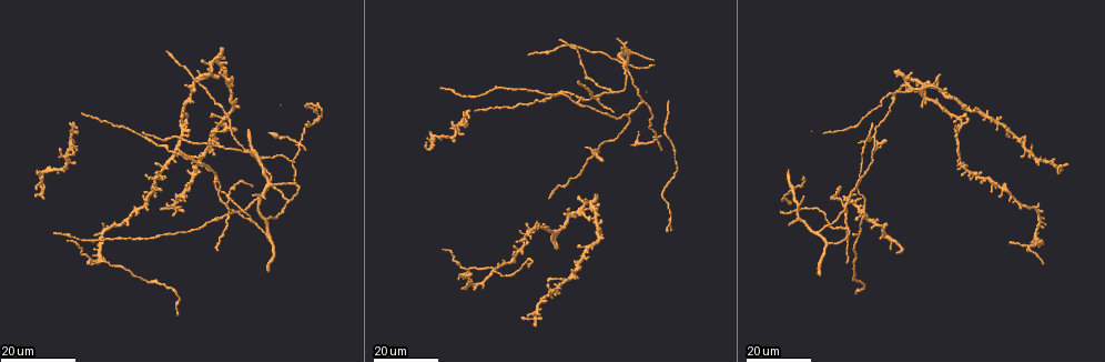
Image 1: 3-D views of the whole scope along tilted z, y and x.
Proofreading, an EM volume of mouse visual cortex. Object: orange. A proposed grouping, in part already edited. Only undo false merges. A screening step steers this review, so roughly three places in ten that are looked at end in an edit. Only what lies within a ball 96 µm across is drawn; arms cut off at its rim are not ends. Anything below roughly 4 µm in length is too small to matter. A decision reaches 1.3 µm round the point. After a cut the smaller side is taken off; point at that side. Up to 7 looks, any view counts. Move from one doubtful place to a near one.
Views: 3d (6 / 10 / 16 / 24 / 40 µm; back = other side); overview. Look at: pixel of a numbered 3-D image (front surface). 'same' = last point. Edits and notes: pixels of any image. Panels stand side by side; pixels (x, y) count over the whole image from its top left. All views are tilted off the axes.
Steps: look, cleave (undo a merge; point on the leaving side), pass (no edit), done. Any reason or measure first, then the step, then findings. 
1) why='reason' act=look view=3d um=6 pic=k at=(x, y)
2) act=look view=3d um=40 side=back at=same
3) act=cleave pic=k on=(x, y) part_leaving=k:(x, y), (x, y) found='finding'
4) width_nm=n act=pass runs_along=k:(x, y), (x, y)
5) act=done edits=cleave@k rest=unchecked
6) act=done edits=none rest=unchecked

why='branch point' act=look view=3d um=16 pic=1 at=(253, 221)

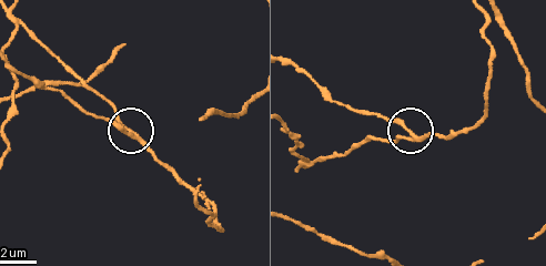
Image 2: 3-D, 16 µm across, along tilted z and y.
act=look view=3d um=10 pic=2 at=(133, 131)

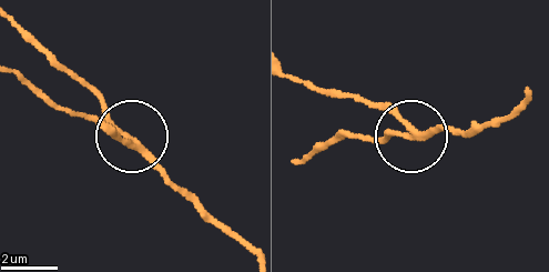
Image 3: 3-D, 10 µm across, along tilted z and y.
act=pass runs_along=3:(248, 248), (141, 148), (110, 138), (81, 114) found='one neuron here'

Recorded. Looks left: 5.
why='branch point' act=look view=3d um=16 pic=1 at=(229, 200)

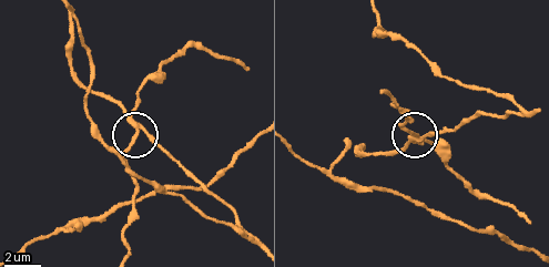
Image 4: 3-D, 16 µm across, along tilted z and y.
act=look view=3d um=10 pic=4 at=(135, 132)

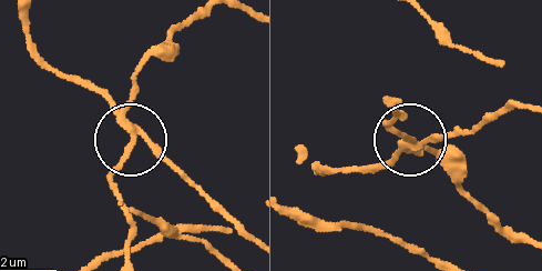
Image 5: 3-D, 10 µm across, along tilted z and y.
width_nm=200 act=cleave pic=5 on=(121, 164) part_leaving=5:(125, 123), (125, 154), (112, 189), (126, 223), (126, 259) found='a second neuron is stuck on'

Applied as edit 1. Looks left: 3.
why='three-way junction' act=look view=3d um=16 pic=1 at=(629, 115)

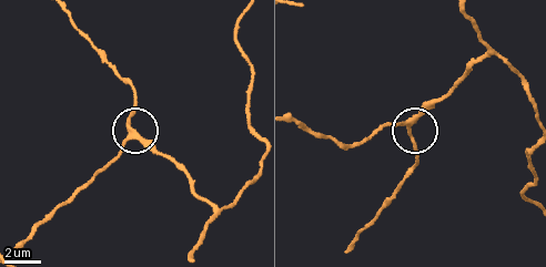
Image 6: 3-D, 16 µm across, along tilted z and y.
act=look view=3d um=10 pic=6 at=(133, 136)

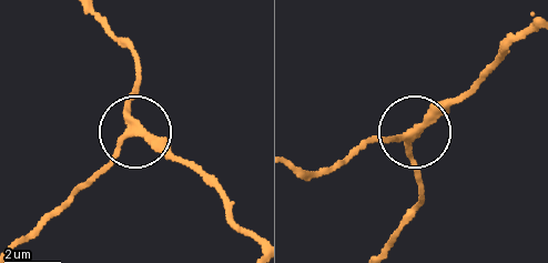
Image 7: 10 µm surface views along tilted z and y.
arms=3 act=pass runs_along=7:(381, 251), (412, 215), (423, 184), (412, 134), (365, 143) found='continuous, no second neuron'

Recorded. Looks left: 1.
act=done edits=cleave@5 rest=unchecked

